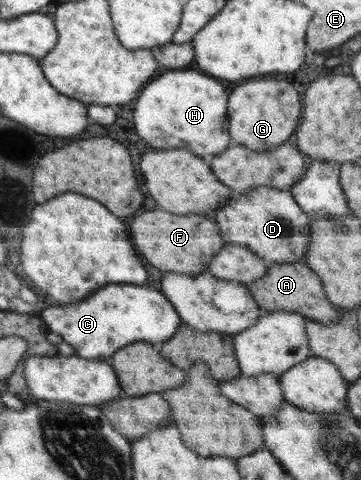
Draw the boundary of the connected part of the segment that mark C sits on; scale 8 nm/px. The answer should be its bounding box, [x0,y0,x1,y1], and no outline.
[39,283,183,361]

